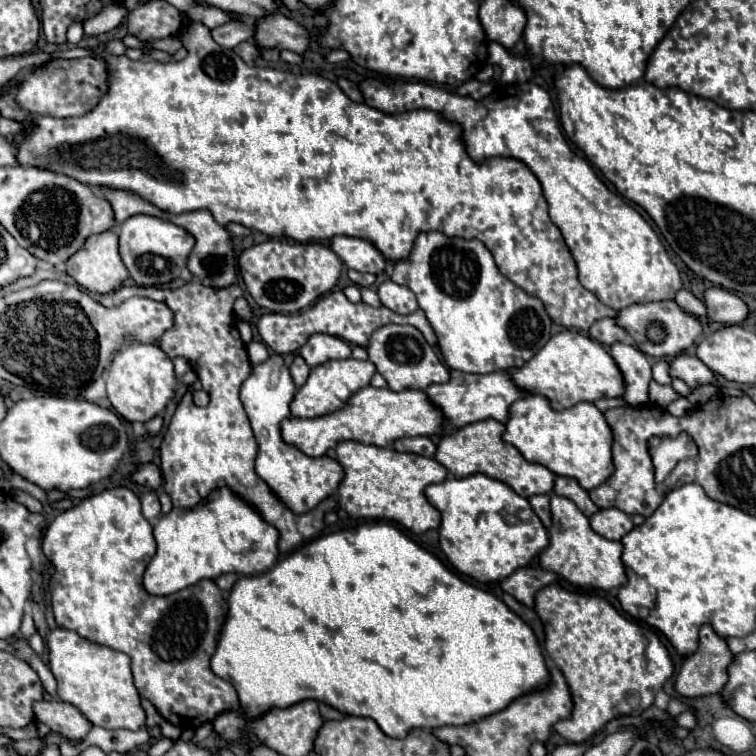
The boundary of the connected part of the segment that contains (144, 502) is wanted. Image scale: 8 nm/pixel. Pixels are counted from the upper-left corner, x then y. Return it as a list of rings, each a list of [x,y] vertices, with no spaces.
[[[147,492],[143,498],[141,498],[141,506],[143,506],[143,516],[147,520],[155,520],[161,512],[161,504],[159,504],[159,498],[155,492]]]

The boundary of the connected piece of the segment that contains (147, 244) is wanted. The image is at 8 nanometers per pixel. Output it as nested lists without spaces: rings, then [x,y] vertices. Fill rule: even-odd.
[[[135,214],[135,216],[129,216],[119,228],[121,258],[131,278],[139,286],[161,286],[179,278],[193,246],[195,246],[195,238],[185,228],[157,216]]]

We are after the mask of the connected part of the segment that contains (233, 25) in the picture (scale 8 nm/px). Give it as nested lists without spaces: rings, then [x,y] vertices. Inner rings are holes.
[[[231,20],[211,30],[211,36],[223,48],[235,48],[255,34],[255,24],[249,20]]]

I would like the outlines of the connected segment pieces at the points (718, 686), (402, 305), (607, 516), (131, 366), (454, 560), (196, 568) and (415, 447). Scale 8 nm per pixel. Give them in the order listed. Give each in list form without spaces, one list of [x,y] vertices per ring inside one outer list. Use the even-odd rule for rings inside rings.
[[[709,624],[701,626],[699,648],[683,662],[675,682],[677,692],[687,698],[721,692],[727,682],[727,666],[731,662],[733,652],[729,652],[725,638],[717,636]]]
[[[383,280],[377,288],[377,294],[381,298],[381,304],[397,314],[411,314],[419,308],[415,294],[407,286],[395,284],[393,280]]]
[[[617,508],[599,510],[591,516],[591,528],[607,540],[621,540],[627,532],[633,530],[633,526],[635,524],[631,522],[631,516]]]
[[[127,344],[111,360],[107,374],[107,396],[113,408],[127,422],[149,422],[153,416],[161,414],[169,400],[175,396],[175,370],[167,354],[155,344]]]
[[[473,474],[467,478],[447,478],[441,484],[431,484],[425,490],[427,500],[441,512],[439,544],[449,562],[463,574],[479,582],[499,582],[521,566],[527,566],[547,544],[549,536],[527,498],[515,494],[511,486],[501,480],[493,480],[485,474]]]
[[[229,488],[215,490],[201,506],[193,510],[177,510],[161,516],[153,526],[153,534],[157,540],[157,552],[143,574],[143,588],[153,596],[169,596],[191,584],[197,584],[199,580],[215,580],[217,576],[229,572],[235,572],[239,576],[257,576],[269,570],[279,556],[277,528],[267,524],[249,504],[237,498]]]
[[[415,436],[415,438],[399,438],[393,444],[395,450],[399,452],[413,452],[413,454],[421,454],[421,456],[435,456],[435,444],[431,442],[431,438],[427,436]]]

